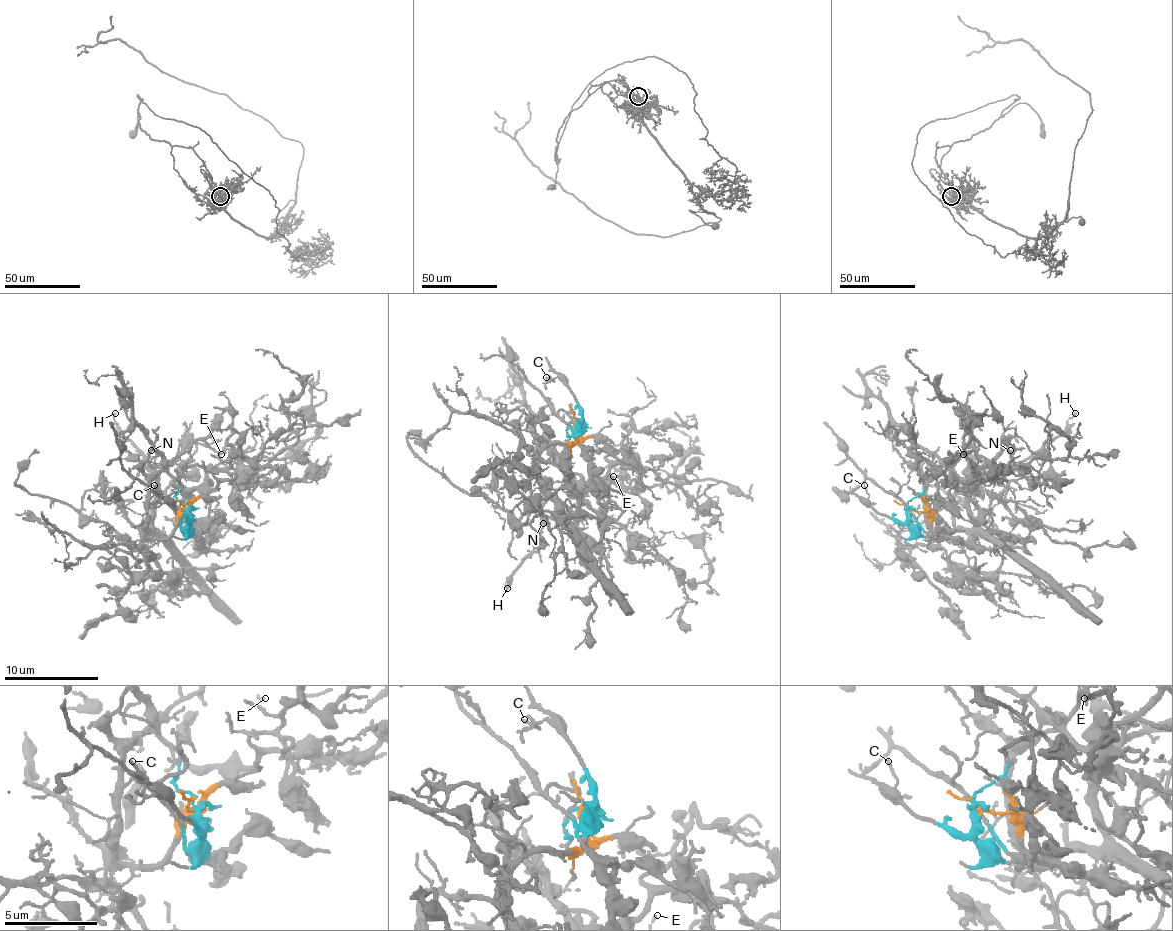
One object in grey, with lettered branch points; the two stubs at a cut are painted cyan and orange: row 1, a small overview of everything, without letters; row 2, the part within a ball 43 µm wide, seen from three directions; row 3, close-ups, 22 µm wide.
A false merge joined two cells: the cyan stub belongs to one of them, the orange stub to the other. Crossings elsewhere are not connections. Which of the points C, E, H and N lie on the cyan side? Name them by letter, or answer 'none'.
C

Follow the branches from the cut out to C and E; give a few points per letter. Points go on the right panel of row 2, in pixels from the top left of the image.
C: (908, 508), (906, 520), (894, 523), (870, 504), (866, 504), (868, 492), (863, 485)
E: (908, 508), (929, 518), (929, 537), (934, 537), (925, 487), (972, 440), (974, 447), (962, 454)

